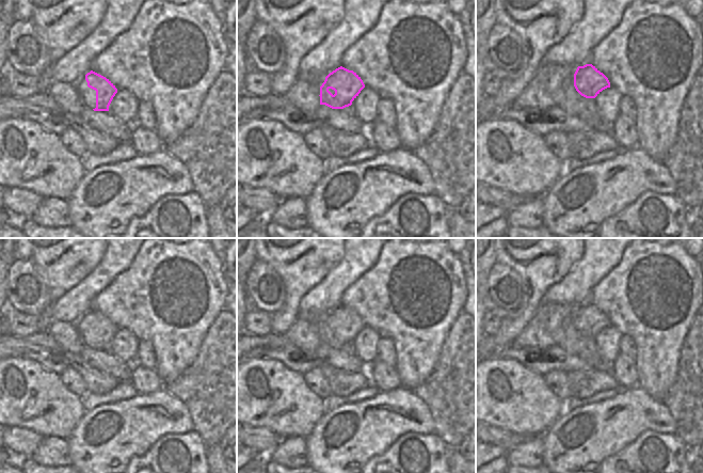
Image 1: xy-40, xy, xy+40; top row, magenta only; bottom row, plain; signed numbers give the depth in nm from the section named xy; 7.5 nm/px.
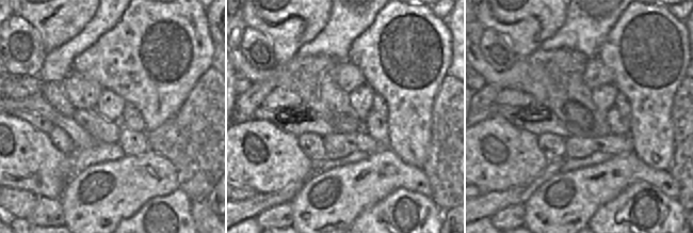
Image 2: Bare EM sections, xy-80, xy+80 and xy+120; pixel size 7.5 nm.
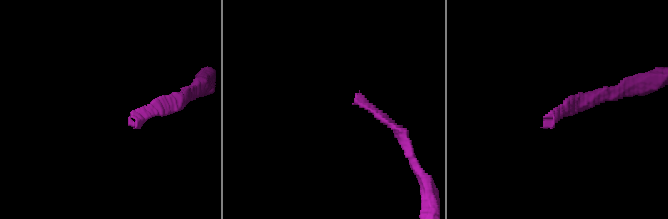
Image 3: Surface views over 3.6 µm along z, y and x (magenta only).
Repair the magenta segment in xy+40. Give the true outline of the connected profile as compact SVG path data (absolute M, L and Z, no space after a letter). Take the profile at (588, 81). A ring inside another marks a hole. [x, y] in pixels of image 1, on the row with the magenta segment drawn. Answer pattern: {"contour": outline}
{"contour": "M586 64L577 67L574 86L581 96L595 98L603 90L610 88L610 82L595 66Z"}

